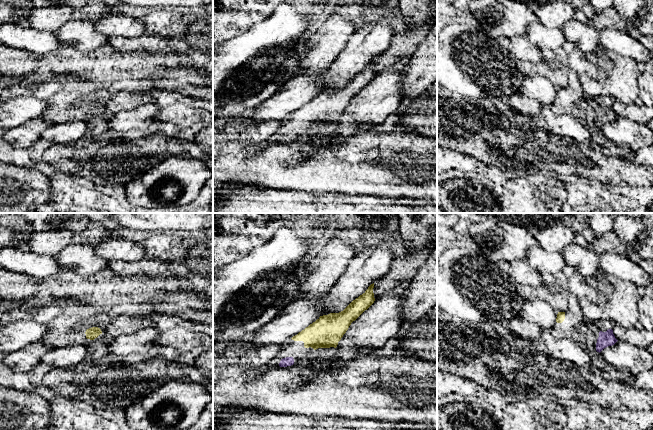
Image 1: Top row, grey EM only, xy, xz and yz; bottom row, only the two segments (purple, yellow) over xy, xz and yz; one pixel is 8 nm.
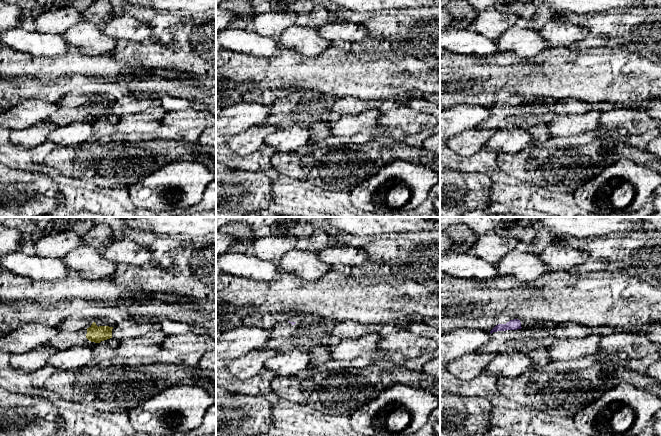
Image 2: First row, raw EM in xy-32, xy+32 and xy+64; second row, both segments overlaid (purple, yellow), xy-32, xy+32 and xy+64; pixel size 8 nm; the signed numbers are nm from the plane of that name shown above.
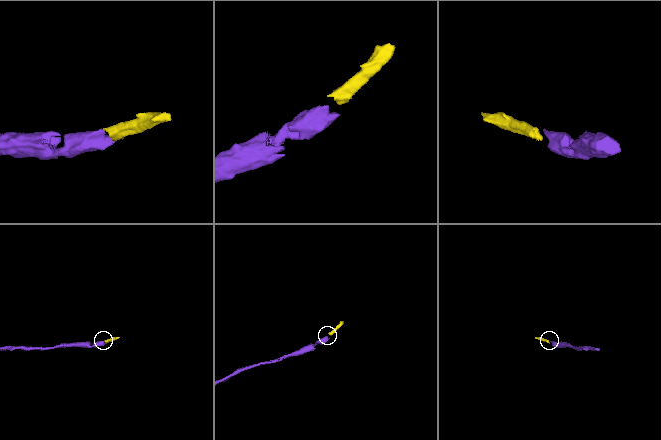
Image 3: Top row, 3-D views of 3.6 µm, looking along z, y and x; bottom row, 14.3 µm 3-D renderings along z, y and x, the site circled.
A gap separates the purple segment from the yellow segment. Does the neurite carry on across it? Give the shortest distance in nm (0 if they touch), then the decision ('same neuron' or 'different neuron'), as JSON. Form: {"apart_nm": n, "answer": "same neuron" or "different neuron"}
{"apart_nm": 130, "answer": "same neuron"}

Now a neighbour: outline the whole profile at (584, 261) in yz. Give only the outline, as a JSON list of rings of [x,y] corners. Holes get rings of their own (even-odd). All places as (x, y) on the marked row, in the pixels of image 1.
[[[575,242],[566,246],[561,252],[566,265],[574,268],[583,277],[590,277],[600,271],[600,254],[579,246]]]

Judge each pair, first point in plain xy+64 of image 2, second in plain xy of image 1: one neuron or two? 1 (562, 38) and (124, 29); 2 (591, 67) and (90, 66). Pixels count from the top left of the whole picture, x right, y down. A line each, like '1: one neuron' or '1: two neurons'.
1: one neuron
2: one neuron

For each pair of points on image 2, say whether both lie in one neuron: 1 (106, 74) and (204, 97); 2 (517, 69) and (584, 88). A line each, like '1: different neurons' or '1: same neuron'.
1: different neurons
2: same neuron

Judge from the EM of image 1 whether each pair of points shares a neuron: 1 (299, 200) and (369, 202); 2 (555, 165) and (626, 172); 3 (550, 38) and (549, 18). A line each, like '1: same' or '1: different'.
1: same
2: same
3: different

